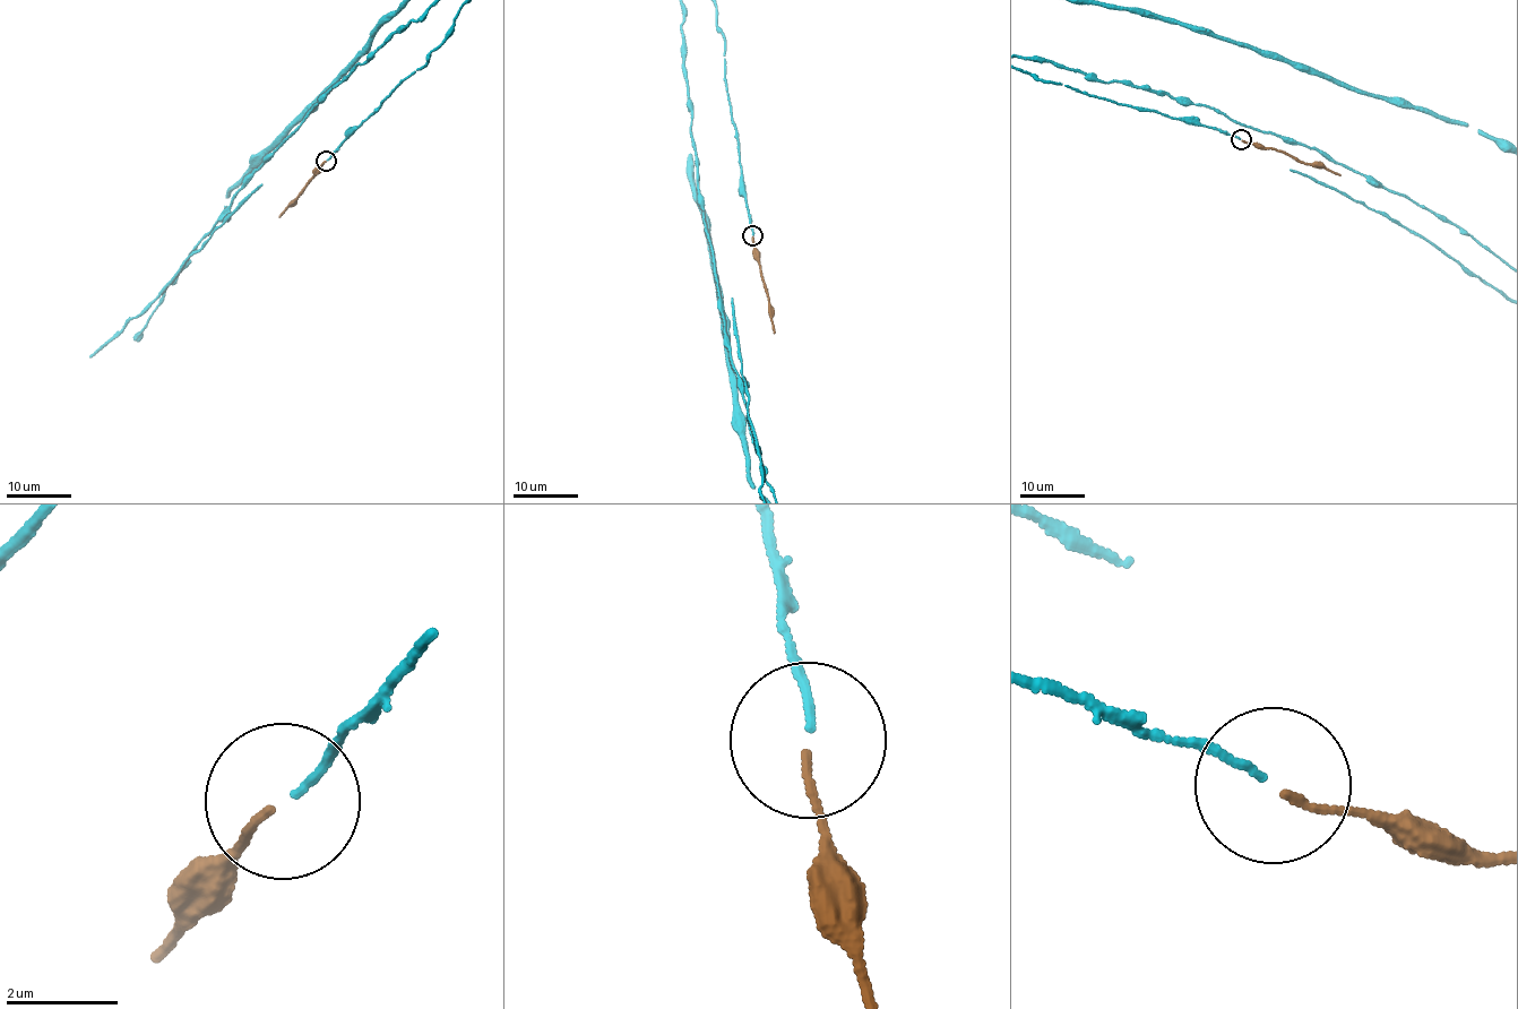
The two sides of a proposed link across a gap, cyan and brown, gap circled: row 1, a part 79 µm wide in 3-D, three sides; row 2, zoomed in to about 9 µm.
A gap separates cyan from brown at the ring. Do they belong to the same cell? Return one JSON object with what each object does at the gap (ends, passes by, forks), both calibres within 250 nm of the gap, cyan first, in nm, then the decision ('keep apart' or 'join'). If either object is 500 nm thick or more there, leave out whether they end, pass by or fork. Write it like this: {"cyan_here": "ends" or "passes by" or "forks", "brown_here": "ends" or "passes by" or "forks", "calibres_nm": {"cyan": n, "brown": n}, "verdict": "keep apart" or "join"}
{"cyan_here": "ends", "brown_here": "ends", "calibres_nm": {"cyan": 120, "brown": 120}, "verdict": "join"}

